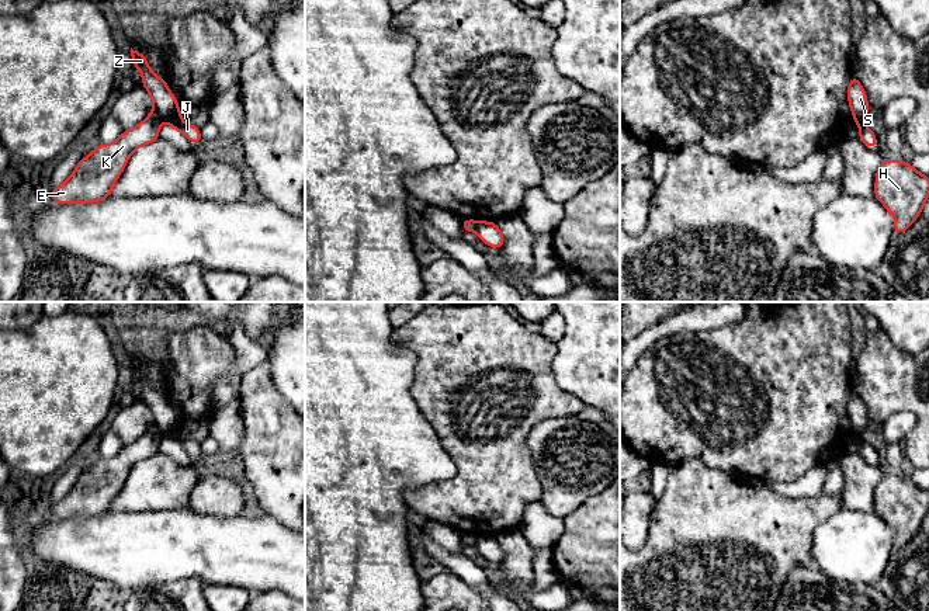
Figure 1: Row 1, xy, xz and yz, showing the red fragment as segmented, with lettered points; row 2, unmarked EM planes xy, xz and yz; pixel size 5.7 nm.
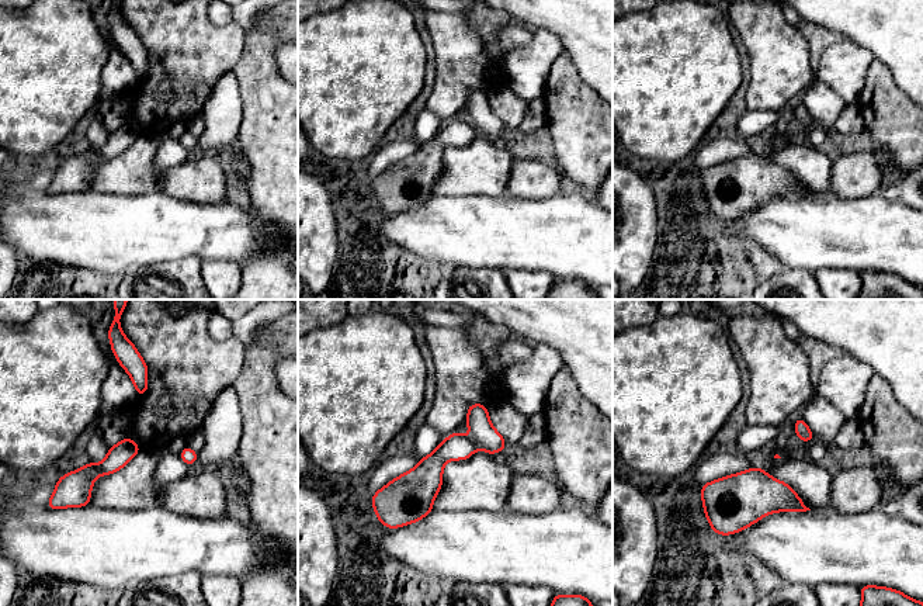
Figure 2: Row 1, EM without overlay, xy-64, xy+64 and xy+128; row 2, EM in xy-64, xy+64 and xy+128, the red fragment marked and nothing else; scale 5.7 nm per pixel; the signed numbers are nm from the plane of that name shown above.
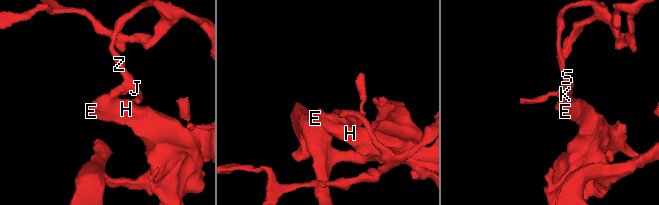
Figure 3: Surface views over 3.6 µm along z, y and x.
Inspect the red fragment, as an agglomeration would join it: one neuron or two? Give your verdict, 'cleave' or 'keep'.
cleave

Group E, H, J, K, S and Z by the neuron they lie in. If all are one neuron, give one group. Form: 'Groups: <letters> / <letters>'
Groups: E H K / J S Z

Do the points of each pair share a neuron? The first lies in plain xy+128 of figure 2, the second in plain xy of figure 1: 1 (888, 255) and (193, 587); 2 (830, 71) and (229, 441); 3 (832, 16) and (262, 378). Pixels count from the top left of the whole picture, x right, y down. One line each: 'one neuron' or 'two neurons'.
1: two neurons
2: two neurons
3: two neurons

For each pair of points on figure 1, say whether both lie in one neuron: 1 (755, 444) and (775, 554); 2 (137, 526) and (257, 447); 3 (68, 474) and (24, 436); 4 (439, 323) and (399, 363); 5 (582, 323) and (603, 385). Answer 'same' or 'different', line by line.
1: different
2: different
3: different
4: different
5: same

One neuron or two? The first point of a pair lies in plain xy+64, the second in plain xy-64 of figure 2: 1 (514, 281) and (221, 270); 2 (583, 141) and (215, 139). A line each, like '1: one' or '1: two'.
1: one
2: two

